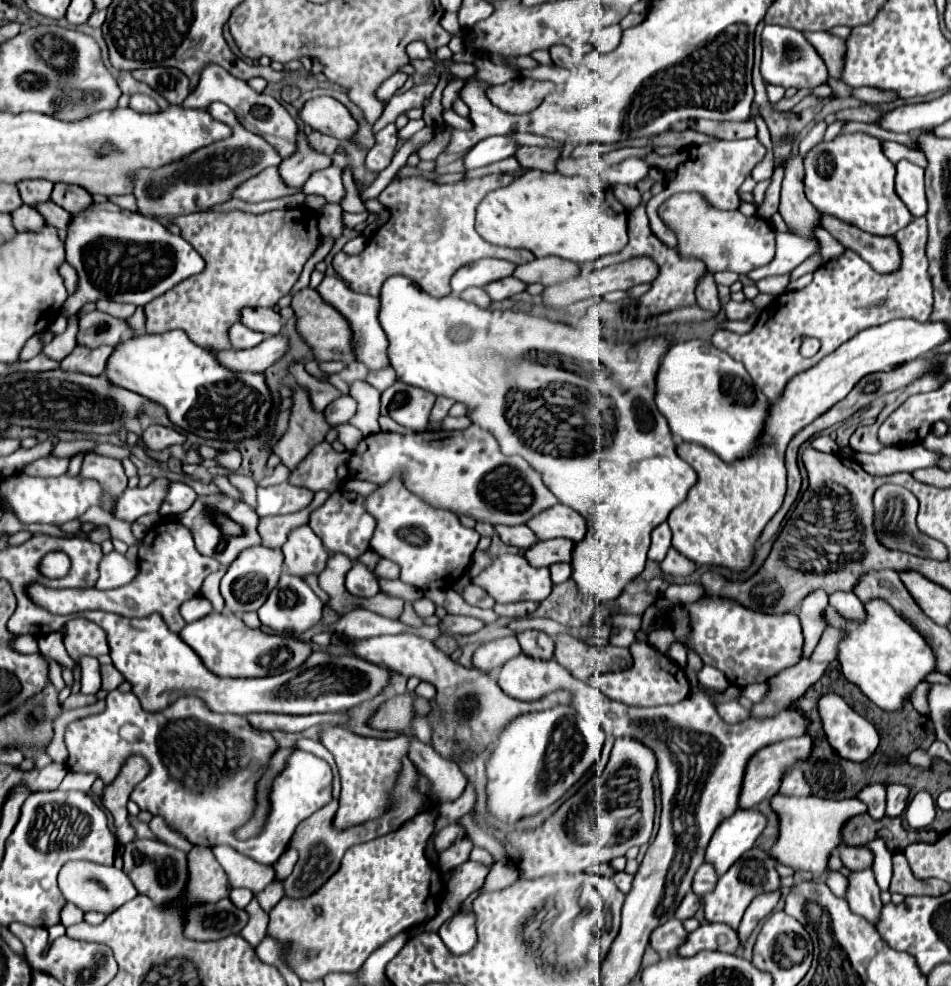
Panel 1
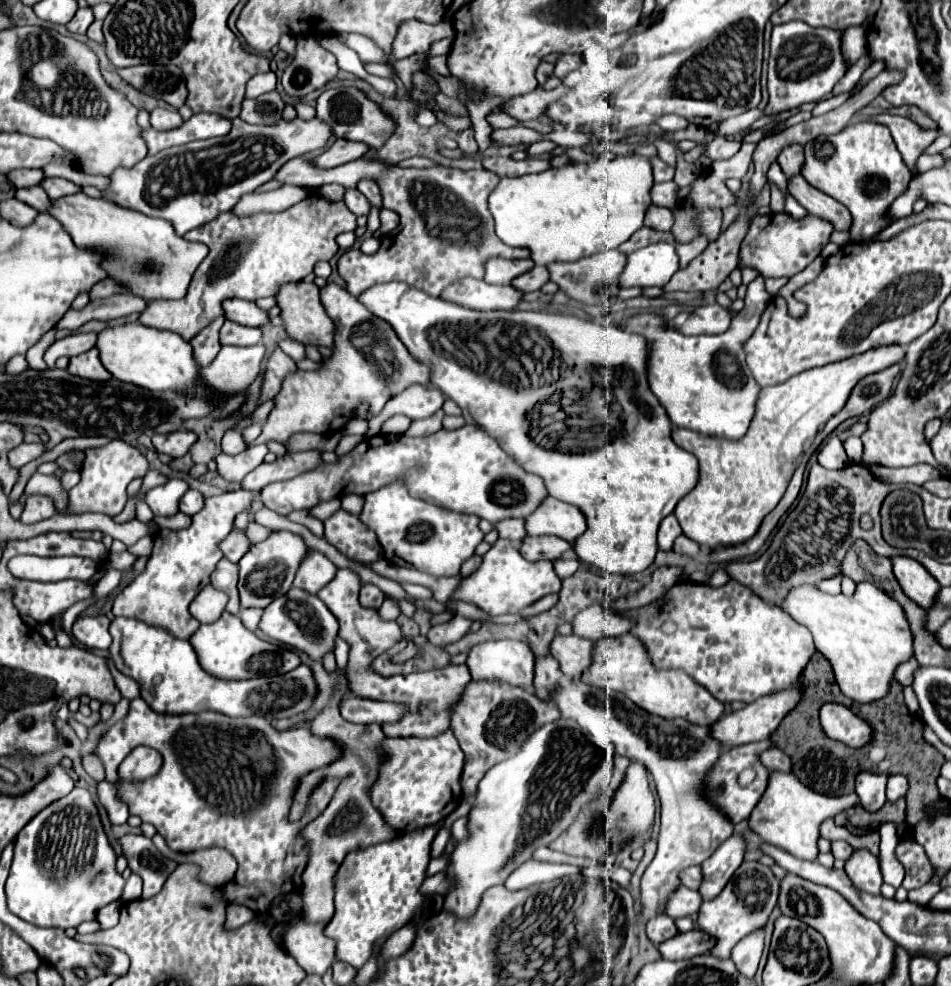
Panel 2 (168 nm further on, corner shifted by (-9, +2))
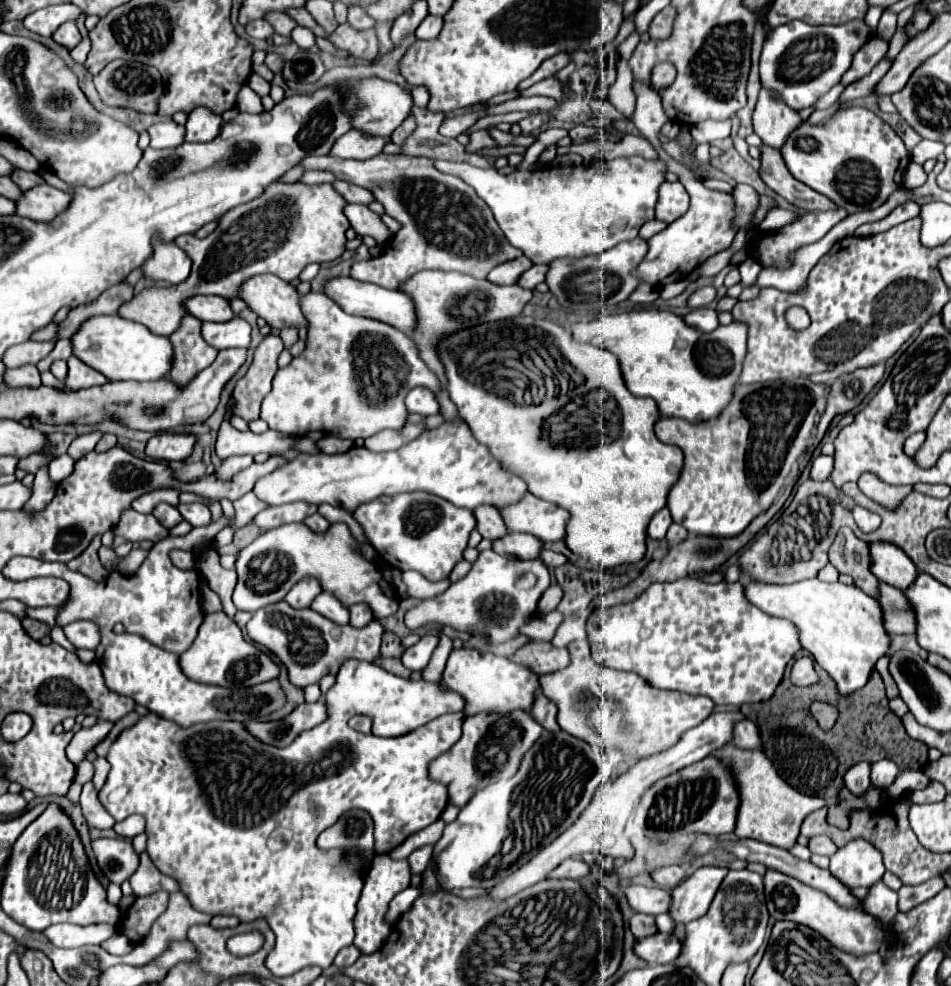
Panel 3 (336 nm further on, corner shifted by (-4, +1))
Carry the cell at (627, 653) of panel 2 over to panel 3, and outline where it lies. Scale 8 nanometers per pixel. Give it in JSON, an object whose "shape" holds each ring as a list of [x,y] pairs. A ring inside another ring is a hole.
{"shape":[[[586,639],[572,641],[568,649],[572,655],[572,663],[562,671],[542,675],[540,689],[558,705],[558,725],[578,739],[584,739],[588,743],[592,741],[592,725],[582,725],[582,729],[578,731],[578,711],[590,711],[596,715],[600,733],[594,735],[594,745],[600,751],[614,749],[630,759],[650,757],[676,745],[676,741],[680,741],[680,737],[688,729],[700,725],[714,709],[714,701],[710,697],[656,689],[636,673],[598,665],[592,659]]]}

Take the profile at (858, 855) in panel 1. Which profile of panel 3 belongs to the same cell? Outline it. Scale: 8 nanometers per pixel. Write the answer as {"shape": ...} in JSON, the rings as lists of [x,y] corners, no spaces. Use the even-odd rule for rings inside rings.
{"shape":[[[818,835],[818,837],[812,837],[810,839],[810,851],[812,853],[818,853],[818,855],[834,855],[838,851],[836,843],[830,839],[830,837],[824,837],[824,835]]]}

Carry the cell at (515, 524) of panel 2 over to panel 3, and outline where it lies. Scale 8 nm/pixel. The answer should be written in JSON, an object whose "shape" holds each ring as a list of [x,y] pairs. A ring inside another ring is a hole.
{"shape":[[[478,507],[474,511],[474,517],[478,521],[478,531],[484,539],[496,541],[508,533],[508,527],[504,525],[504,519],[500,517],[500,511],[496,507]]]}

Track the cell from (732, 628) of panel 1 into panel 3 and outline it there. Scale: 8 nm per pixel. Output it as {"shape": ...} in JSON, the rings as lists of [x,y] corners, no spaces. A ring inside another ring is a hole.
{"shape":[[[684,577],[672,583],[650,585],[636,601],[596,609],[588,619],[588,635],[592,657],[596,663],[634,671],[658,689],[676,689],[690,695],[706,695],[716,705],[746,705],[760,703],[772,697],[776,685],[784,677],[790,659],[800,651],[800,631],[788,619],[776,619],[752,605],[744,595],[744,585],[736,583],[704,583],[694,577]]]}

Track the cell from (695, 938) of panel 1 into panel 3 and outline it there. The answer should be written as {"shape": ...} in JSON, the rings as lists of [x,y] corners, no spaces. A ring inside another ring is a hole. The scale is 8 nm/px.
{"shape":[[[656,933],[652,937],[646,937],[644,941],[638,941],[634,951],[638,957],[652,965],[672,963],[674,957],[678,957],[678,953],[682,951],[682,941],[670,933]]]}

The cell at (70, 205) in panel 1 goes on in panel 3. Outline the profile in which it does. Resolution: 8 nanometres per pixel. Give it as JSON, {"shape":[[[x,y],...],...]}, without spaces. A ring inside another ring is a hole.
{"shape":[[[16,169],[10,177],[18,183],[18,187],[20,187],[22,191],[32,189],[32,187],[36,187],[36,185],[42,185],[42,183],[44,183],[44,179],[42,179],[42,175],[40,175],[40,173],[28,173],[28,171],[18,171],[18,169]]]}

